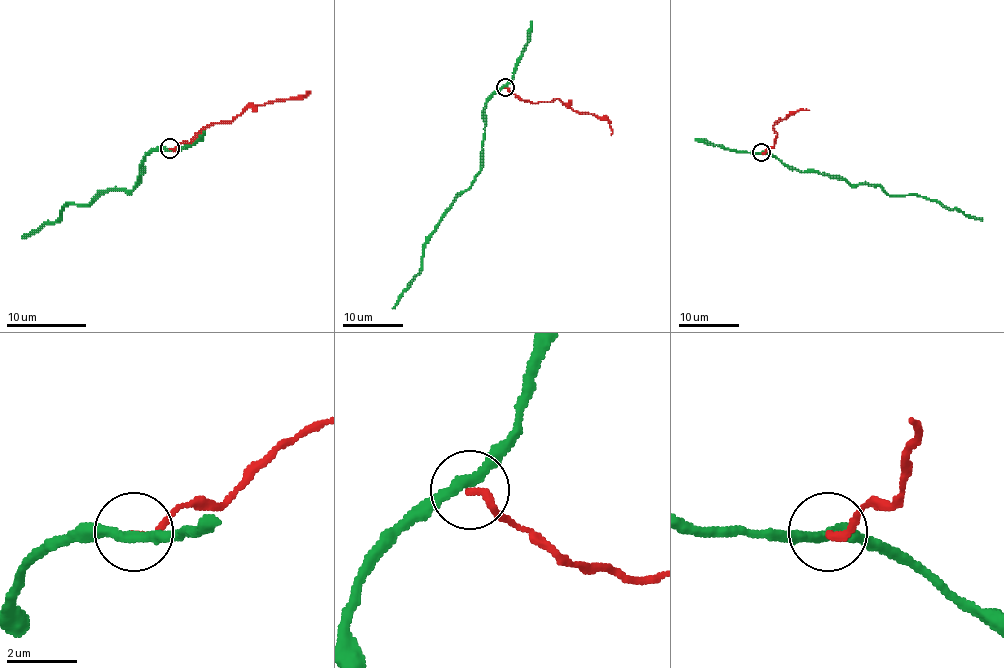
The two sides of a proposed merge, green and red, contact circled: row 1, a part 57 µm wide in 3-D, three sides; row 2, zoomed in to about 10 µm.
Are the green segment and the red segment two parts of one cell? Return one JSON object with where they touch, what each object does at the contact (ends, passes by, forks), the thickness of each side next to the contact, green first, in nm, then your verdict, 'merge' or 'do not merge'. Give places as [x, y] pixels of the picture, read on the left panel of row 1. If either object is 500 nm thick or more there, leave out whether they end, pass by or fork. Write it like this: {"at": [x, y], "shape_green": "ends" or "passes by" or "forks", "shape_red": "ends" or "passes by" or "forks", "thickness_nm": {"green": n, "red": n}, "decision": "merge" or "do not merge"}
{"at": [169, 148], "shape_green": "passes by", "shape_red": "ends", "thickness_nm": {"green": 280, "red": 220}, "decision": "do not merge"}

